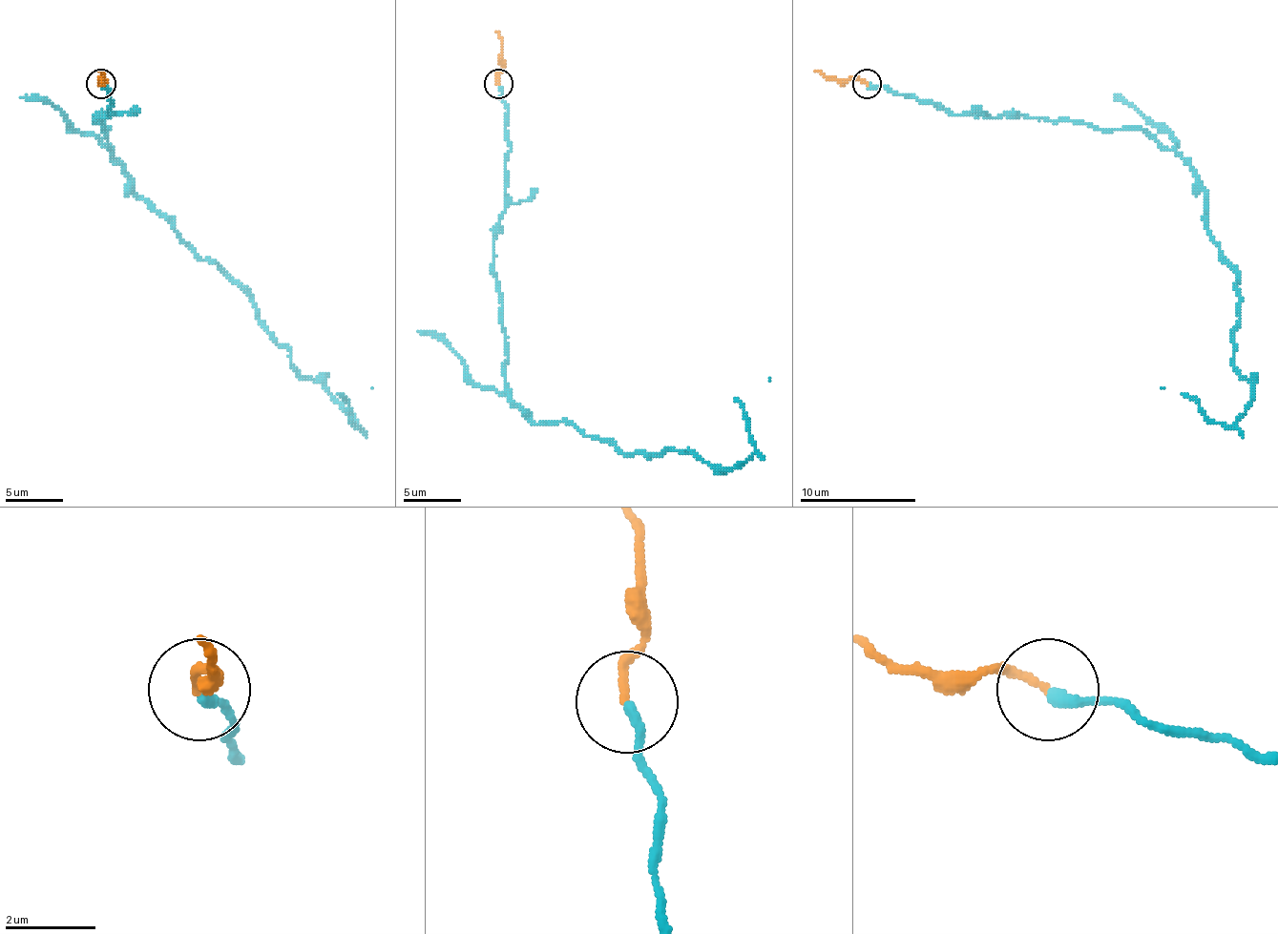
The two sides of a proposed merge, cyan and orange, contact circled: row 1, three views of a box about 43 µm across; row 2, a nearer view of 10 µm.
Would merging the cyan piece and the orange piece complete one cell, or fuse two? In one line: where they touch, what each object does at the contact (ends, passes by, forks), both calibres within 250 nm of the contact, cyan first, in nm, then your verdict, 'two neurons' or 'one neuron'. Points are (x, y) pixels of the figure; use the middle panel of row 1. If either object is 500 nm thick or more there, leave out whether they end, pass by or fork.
(498, 83) | cyan ends | orange ends | 240/170 nm | one neuron

